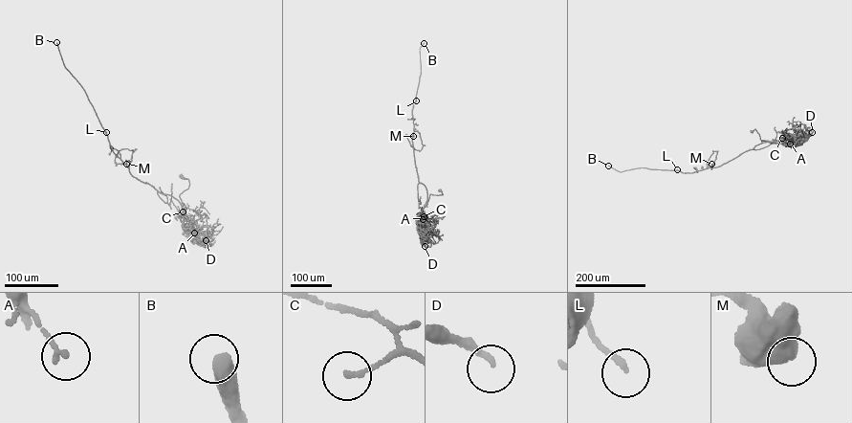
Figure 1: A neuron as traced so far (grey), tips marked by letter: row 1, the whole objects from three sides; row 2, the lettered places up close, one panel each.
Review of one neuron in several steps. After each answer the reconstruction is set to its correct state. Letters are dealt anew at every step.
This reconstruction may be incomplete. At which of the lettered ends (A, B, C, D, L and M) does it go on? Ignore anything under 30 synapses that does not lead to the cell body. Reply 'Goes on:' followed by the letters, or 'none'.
Goes on: B, D, L

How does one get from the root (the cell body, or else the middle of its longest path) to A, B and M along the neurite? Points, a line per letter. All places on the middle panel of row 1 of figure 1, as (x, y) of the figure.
A: (439, 189), (442, 194), (430, 194), (417, 221), (423, 219)
B: (439, 189), (443, 194), (430, 194), (423, 208), (427, 192), (418, 181), (412, 110), (424, 43)
M: (439, 189), (423, 208), (414, 131), (423, 145), (411, 146), (406, 136), (413, 136)

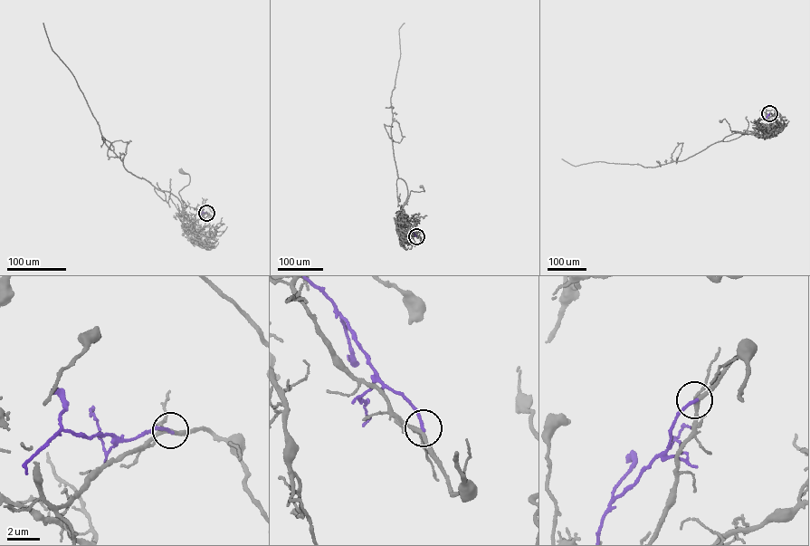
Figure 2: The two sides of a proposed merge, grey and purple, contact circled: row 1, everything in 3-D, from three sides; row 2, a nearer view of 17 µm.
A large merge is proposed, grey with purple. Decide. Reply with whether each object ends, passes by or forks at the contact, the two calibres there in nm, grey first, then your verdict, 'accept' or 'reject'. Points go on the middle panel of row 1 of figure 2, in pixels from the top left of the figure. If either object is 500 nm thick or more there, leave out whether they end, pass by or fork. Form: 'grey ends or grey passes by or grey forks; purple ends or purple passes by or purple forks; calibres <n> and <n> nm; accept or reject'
grey forks; purple ends; calibres 220 and 180 nm; reject

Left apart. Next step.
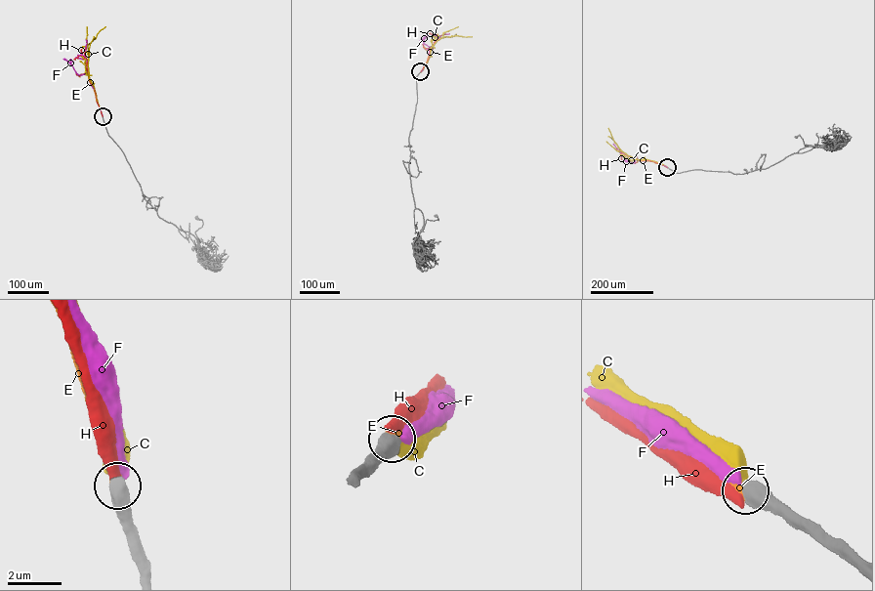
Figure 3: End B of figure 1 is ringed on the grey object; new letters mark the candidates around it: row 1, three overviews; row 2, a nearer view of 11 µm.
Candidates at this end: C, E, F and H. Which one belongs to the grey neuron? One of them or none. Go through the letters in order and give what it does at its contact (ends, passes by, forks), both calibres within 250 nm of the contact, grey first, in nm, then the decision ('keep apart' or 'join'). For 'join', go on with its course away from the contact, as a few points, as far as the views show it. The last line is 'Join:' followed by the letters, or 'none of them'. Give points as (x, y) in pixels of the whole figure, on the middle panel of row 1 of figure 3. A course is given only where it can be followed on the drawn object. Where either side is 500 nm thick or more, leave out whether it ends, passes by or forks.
C: 600/550 nm | keep apart
E: 650/420 nm | join | via (420, 71), (437, 37)
F: 600/360 nm | keep apart
H: 650/400 nm | keep apart
Join: E

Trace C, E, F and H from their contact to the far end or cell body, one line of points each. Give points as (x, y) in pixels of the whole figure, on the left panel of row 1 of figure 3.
C: (103, 116), (89, 78), (87, 46), (105, 26)
E: (103, 116), (85, 60)
F: (103, 116), (89, 79), (84, 55), (85, 40)
H: (103, 116), (88, 78), (86, 59), (81, 55), (75, 60)

